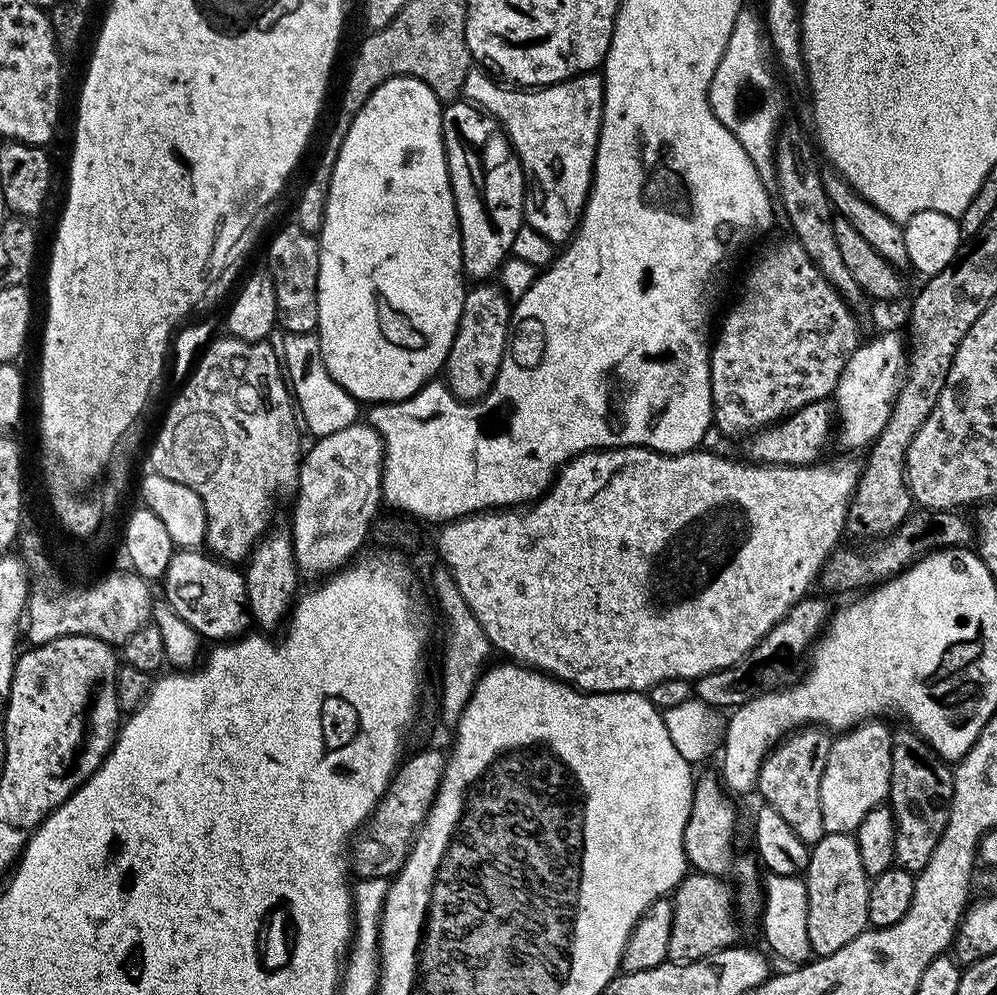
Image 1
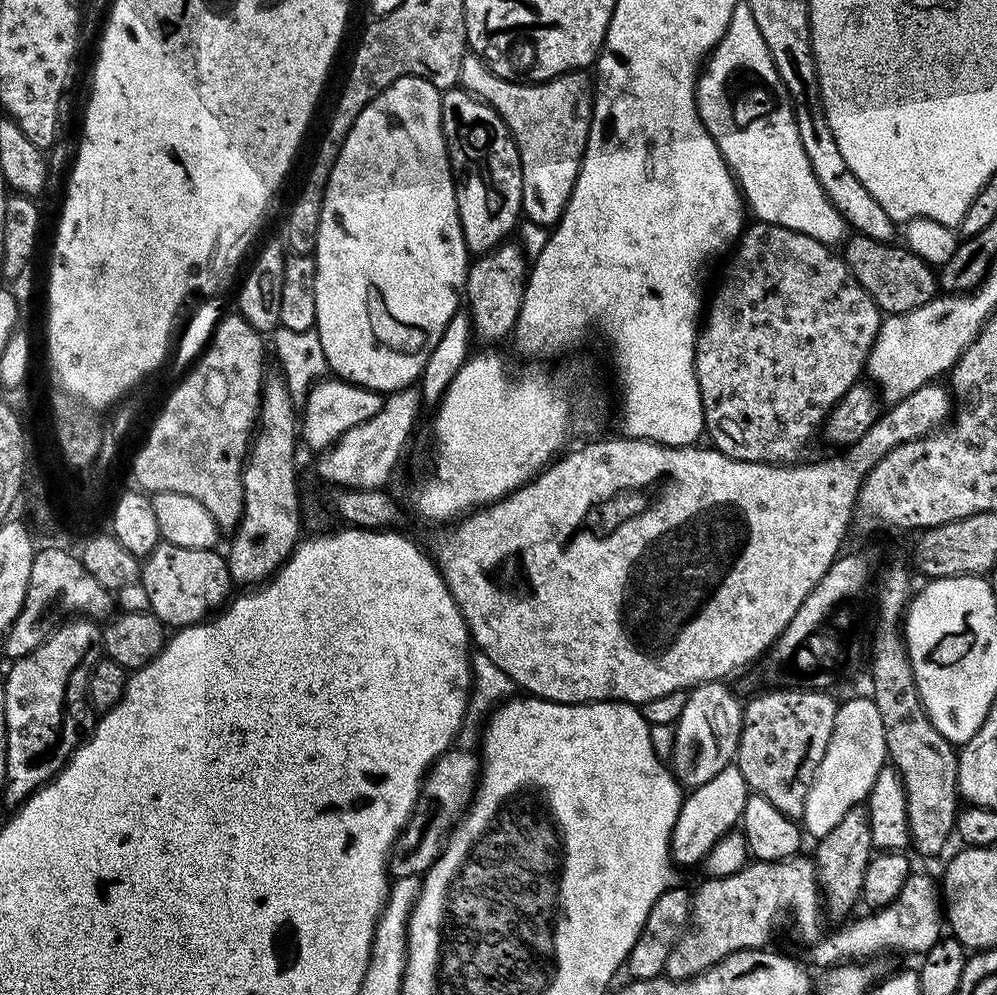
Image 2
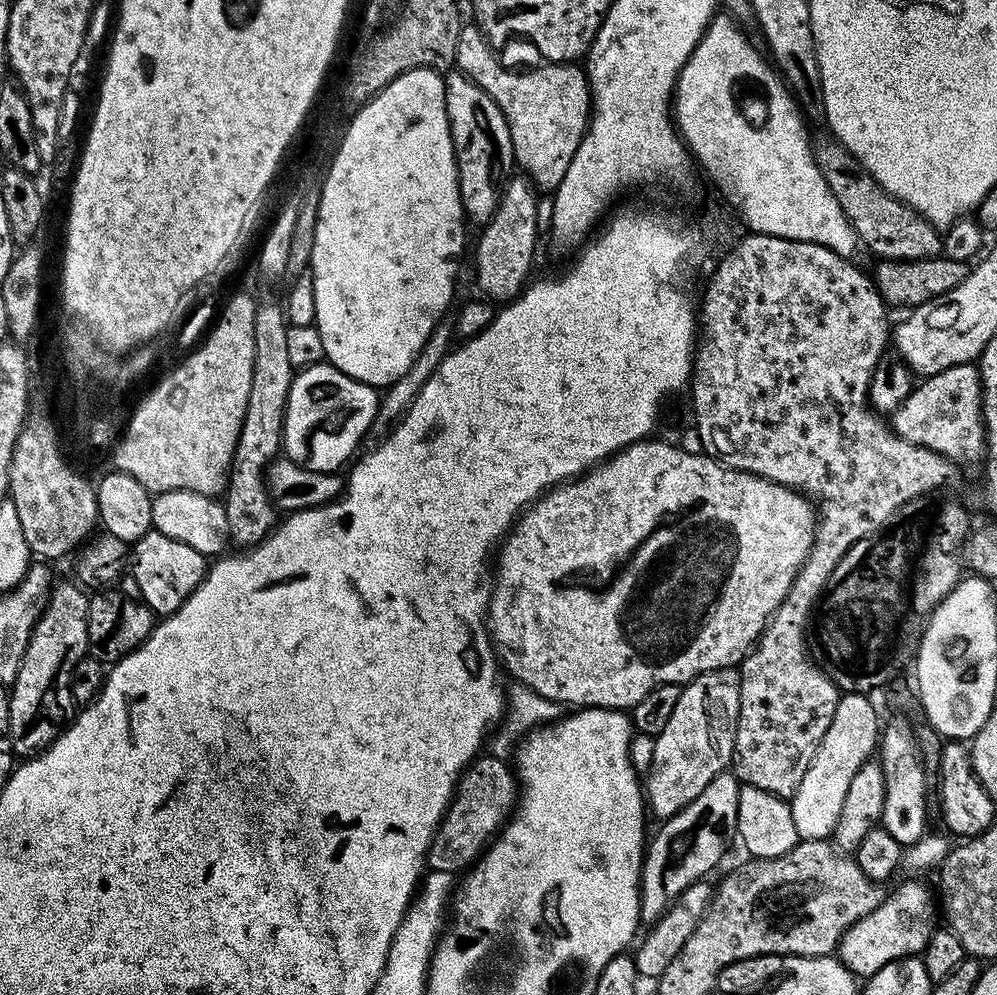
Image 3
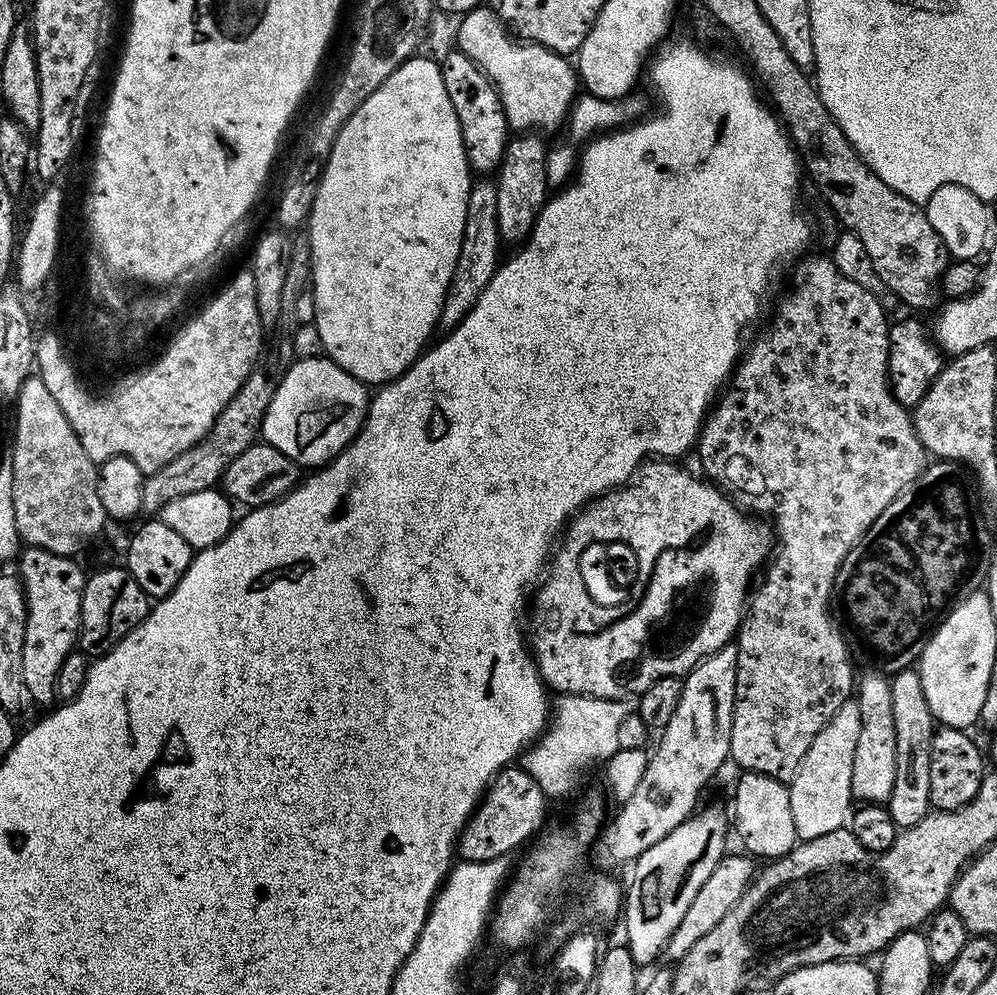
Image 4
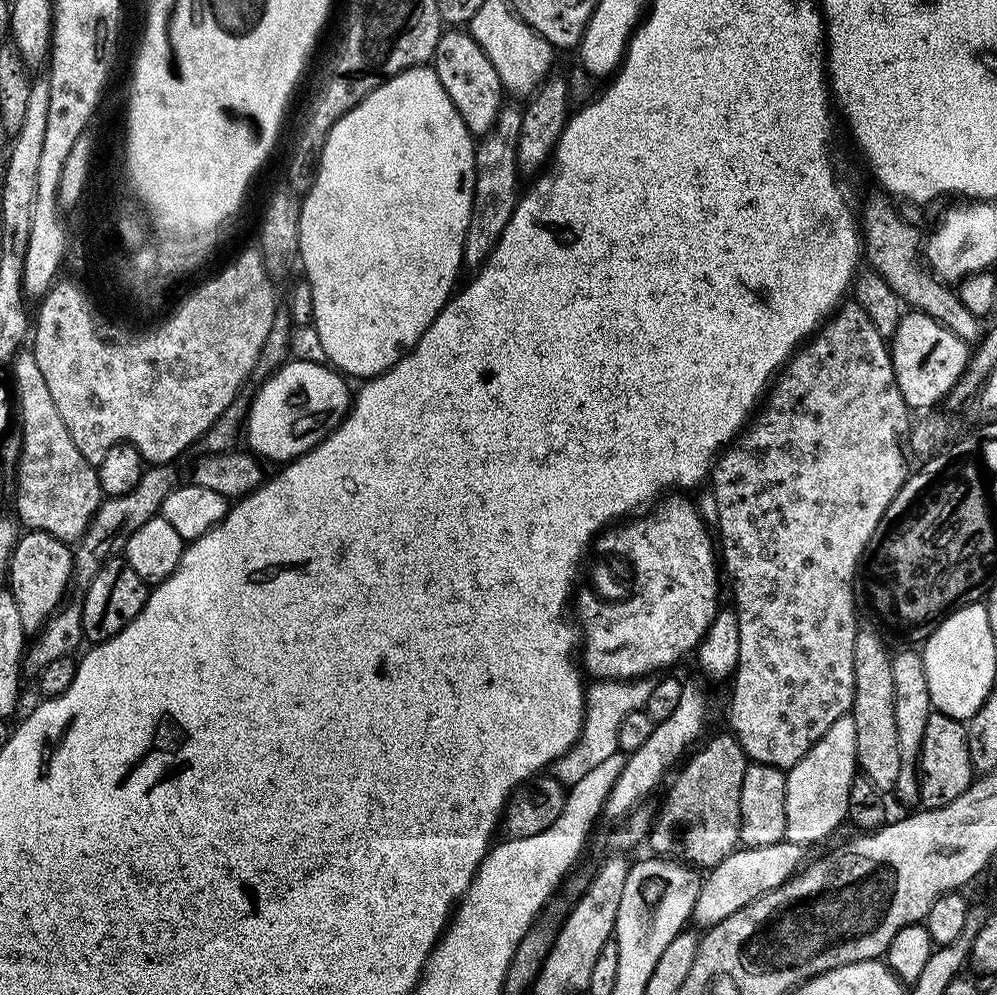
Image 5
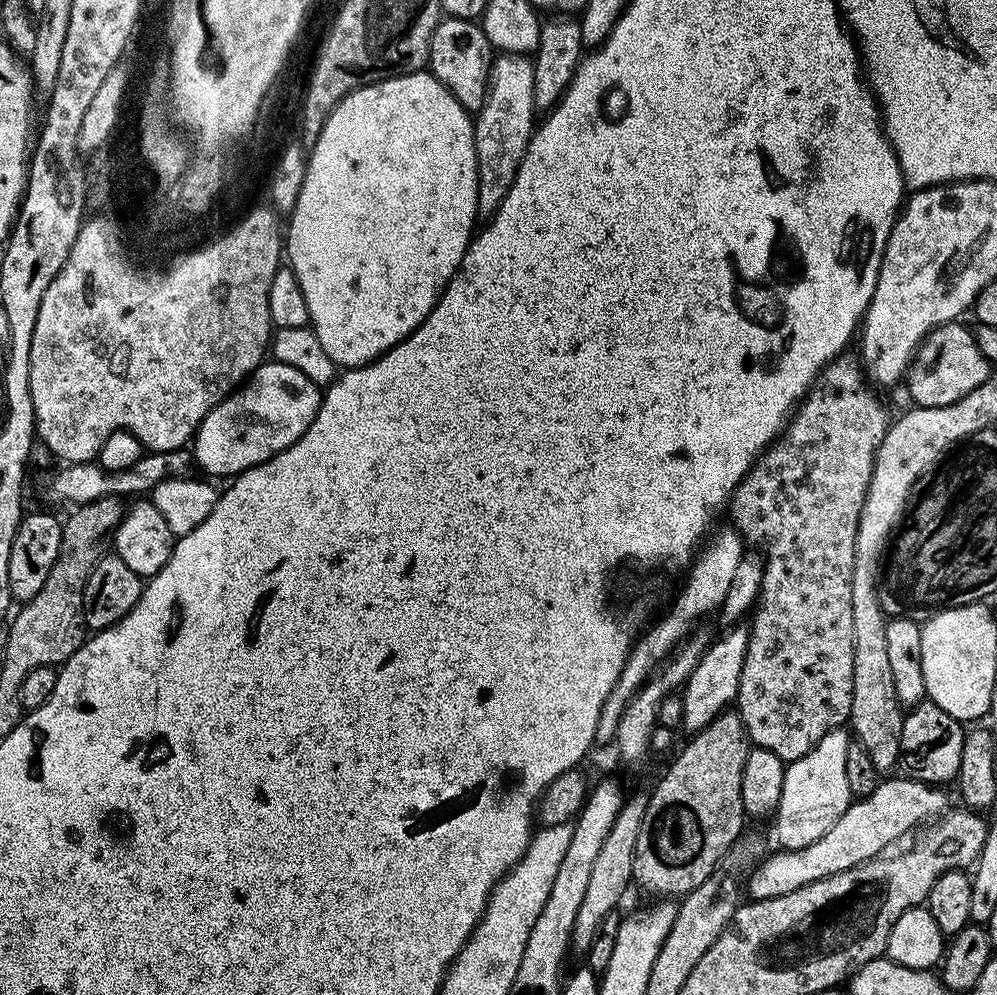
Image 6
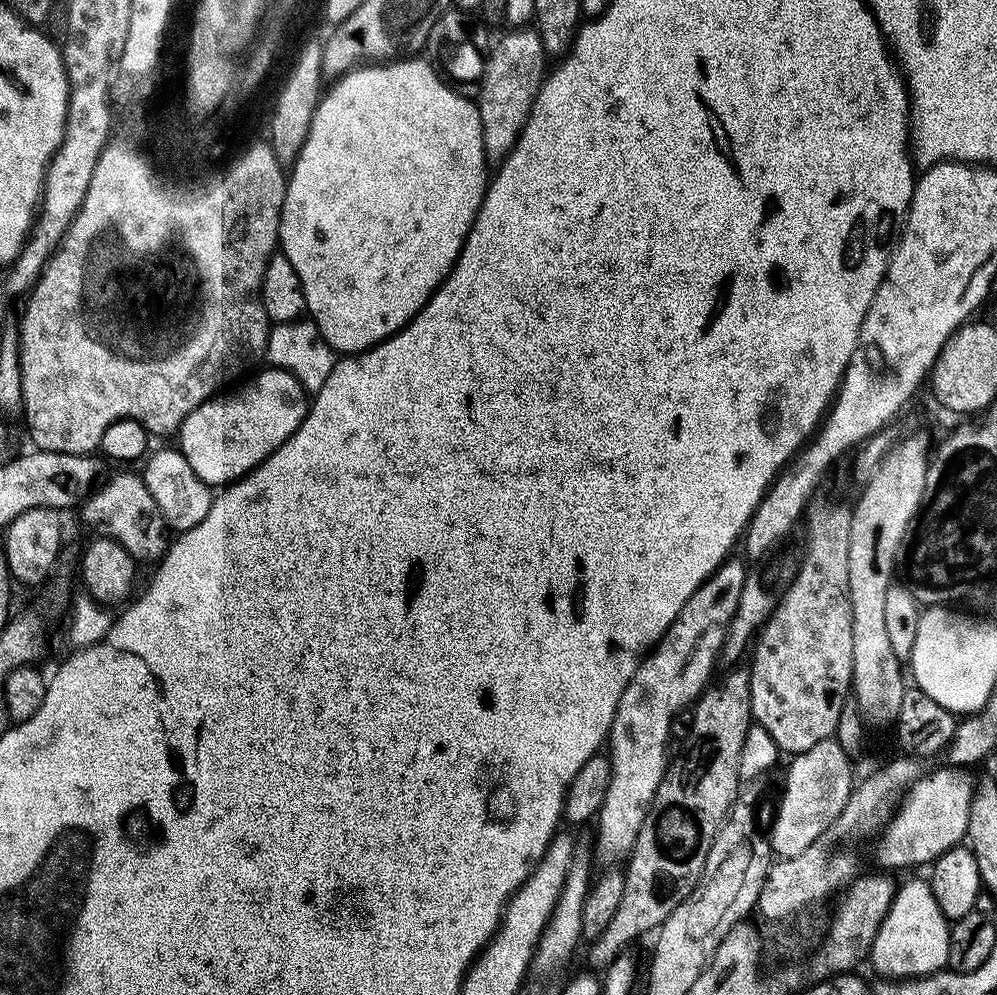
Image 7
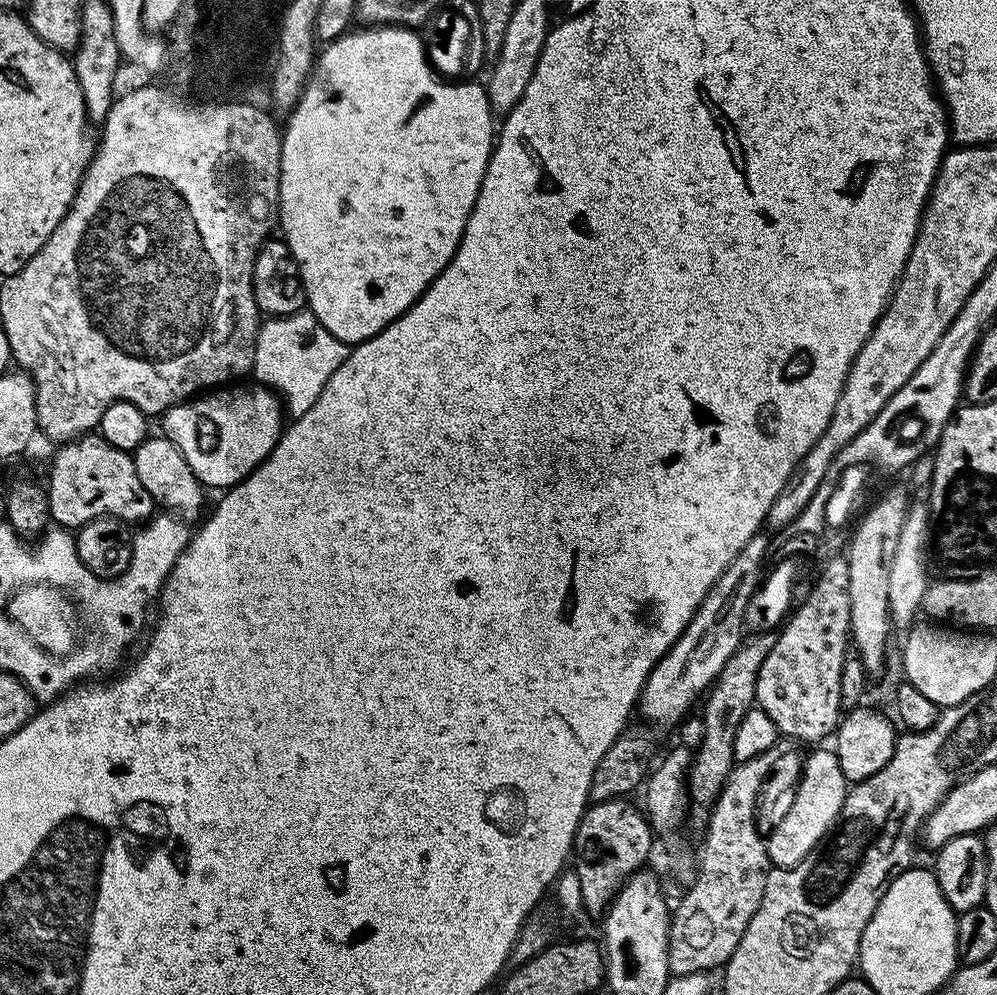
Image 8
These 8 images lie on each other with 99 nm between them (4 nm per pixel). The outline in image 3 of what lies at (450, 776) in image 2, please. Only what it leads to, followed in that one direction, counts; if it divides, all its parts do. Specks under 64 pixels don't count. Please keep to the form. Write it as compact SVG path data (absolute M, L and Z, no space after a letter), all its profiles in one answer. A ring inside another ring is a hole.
M489 754L477 755L456 782L452 803L432 836L426 857L427 867L433 872L463 873L504 827L517 799L518 781L509 761Z

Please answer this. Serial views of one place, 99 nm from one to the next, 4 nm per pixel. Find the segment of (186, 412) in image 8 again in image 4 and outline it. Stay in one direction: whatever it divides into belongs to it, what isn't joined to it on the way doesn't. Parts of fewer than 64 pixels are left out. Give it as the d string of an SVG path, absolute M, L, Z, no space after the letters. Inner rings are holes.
M320 356L297 359L289 363L287 368L288 373L275 385L272 401L264 415L263 443L282 450L286 458L290 458L298 465L323 466L333 460L360 433L364 416L368 413L369 389L361 381L355 380L346 370L339 368L332 360Z

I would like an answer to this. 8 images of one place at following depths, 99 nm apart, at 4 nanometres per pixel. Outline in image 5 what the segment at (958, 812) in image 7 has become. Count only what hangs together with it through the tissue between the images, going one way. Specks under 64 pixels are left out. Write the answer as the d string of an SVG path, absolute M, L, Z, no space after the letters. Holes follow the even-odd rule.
M786 838L761 848L736 848L717 865L707 869L706 875L700 881L691 923L697 924L695 927L700 930L712 928L718 922L730 918L730 914L742 910L742 906L754 902L754 898L782 886L800 871L806 860L804 852L805 845L795 844Z

